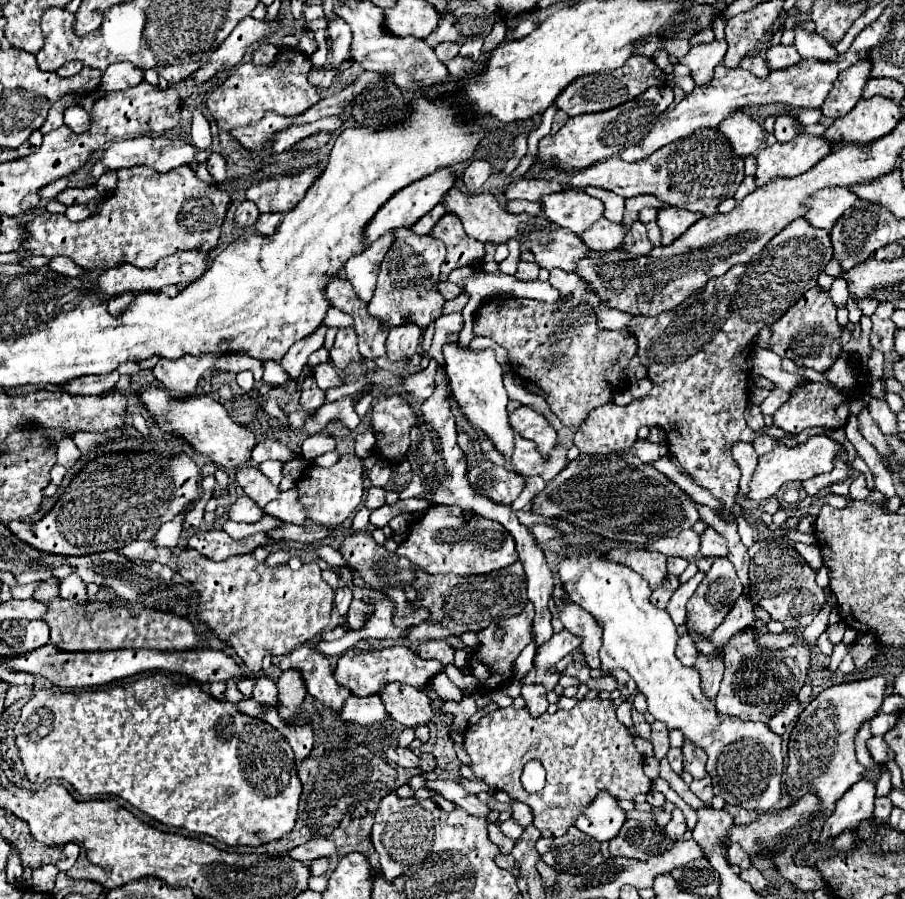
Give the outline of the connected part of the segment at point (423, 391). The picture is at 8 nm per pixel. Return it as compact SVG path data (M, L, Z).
M429 358L429 366L425 370L419 370L419 372L405 378L407 394L411 394L411 396L415 396L419 400L429 398L435 392L435 374L437 374L437 370L445 374L445 368L437 366L435 358Z

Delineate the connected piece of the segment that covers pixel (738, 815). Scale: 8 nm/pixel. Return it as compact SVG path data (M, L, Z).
M725 806L725 810L733 816L735 824L749 824L757 818L757 812L751 812L751 810L743 810L739 806Z

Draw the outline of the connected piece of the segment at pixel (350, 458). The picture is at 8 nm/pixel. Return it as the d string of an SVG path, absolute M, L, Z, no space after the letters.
M355 454L341 456L341 460L331 468L315 468L315 466L305 468L297 486L299 486L299 500L307 512L307 520L327 528L345 522L361 504L363 496L361 474L363 474L363 460Z

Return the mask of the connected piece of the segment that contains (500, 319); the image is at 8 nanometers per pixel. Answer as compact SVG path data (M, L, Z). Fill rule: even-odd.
M553 268L548 281L559 290L563 302L547 304L529 298L494 298L473 316L473 332L505 346L513 372L523 380L537 382L546 393L551 411L565 426L577 428L589 416L589 410L609 404L613 394L627 386L625 368L633 354L637 354L637 338L597 326L595 308L605 306L605 300L575 272ZM565 302L579 304L569 306Z

